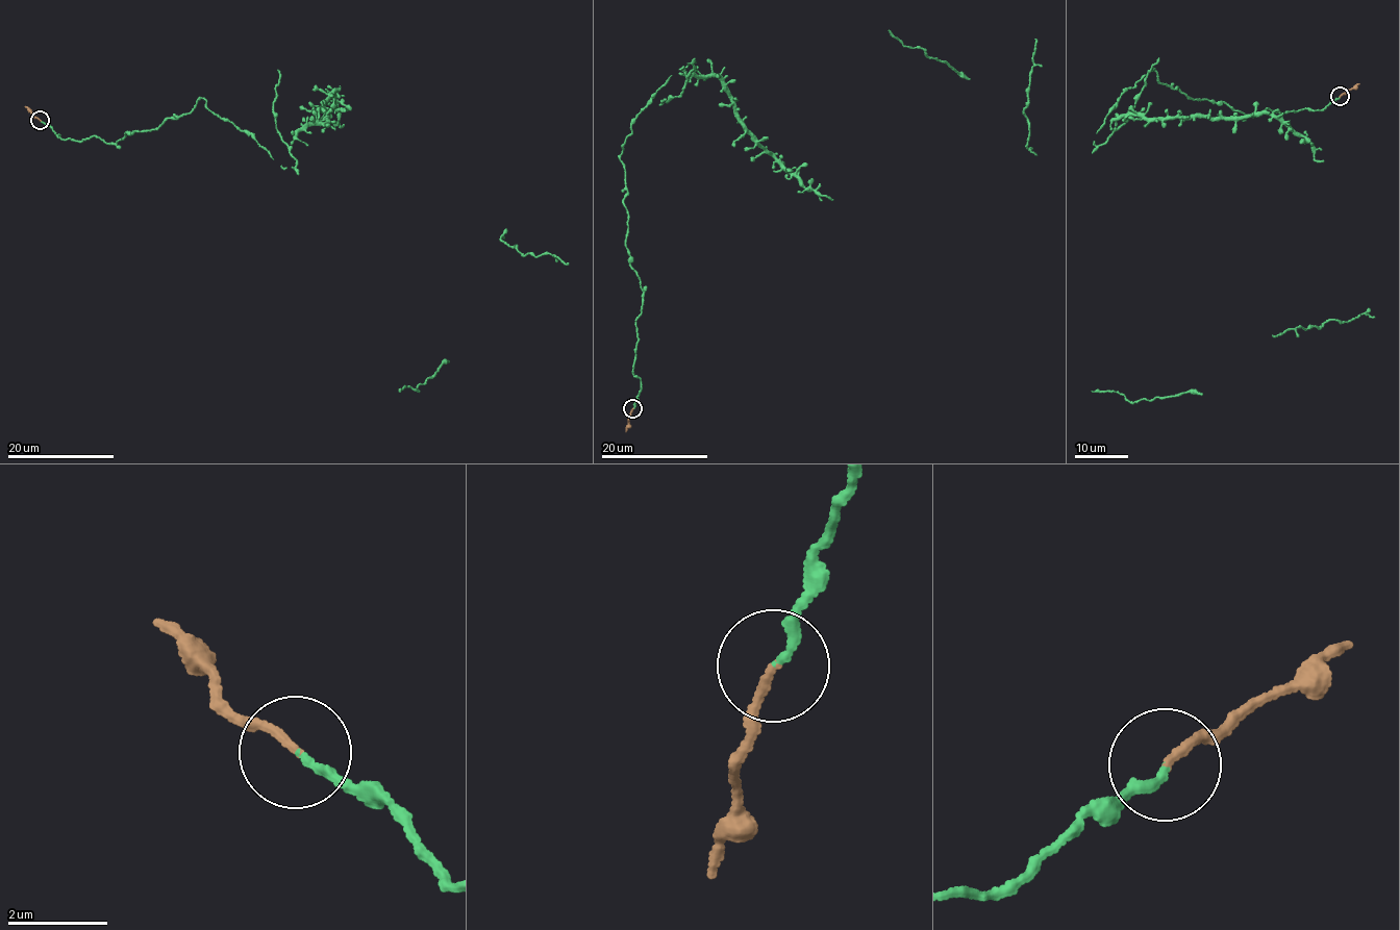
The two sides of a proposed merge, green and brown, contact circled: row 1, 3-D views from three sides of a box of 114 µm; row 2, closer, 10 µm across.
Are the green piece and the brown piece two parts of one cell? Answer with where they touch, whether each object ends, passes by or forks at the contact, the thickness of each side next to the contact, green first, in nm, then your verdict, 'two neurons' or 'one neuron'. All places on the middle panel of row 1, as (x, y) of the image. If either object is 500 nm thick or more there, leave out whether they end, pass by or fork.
at (632, 408); green ends there; brown ends there; 170 nm thick on the green side, 160 nm on the other; one neuron

